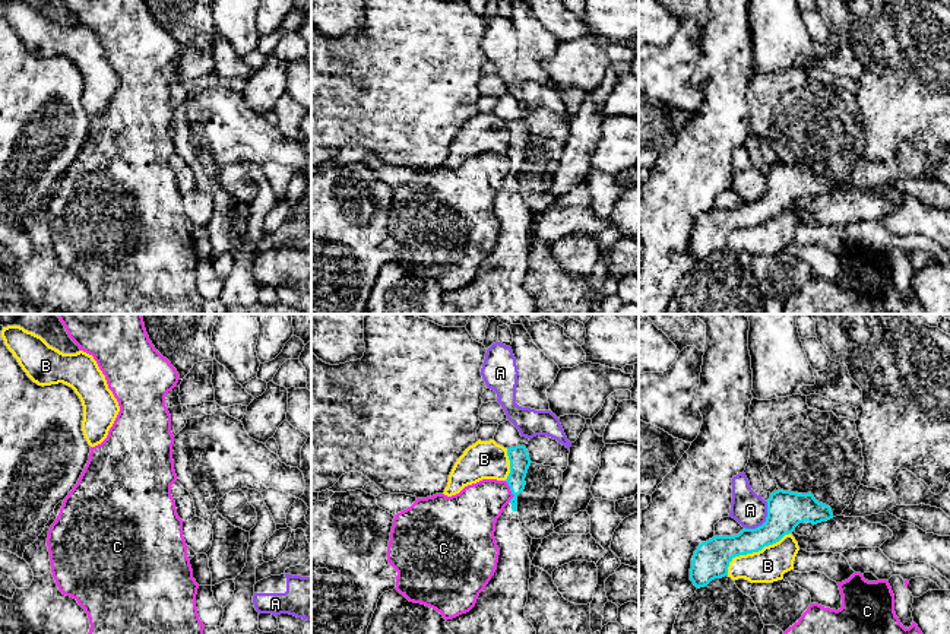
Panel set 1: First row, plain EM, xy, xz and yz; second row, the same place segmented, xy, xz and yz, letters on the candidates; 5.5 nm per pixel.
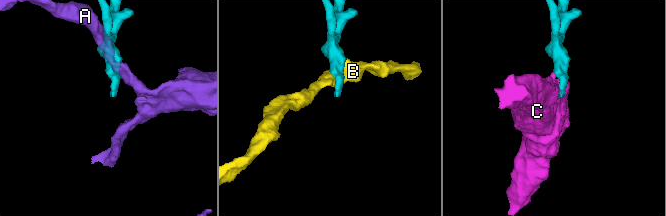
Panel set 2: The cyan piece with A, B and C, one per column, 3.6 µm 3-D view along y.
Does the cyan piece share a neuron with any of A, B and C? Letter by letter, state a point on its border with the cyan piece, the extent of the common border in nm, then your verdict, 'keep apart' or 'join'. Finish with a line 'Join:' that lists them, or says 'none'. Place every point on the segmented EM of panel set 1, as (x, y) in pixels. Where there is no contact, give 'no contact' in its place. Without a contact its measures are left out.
A: contact yz (766, 520); length 200 nm; keep apart
B: contact yz (753, 551); length 420 nm; keep apart
C: contact xz (510, 490); length 120 nm; keep apart
Join: none

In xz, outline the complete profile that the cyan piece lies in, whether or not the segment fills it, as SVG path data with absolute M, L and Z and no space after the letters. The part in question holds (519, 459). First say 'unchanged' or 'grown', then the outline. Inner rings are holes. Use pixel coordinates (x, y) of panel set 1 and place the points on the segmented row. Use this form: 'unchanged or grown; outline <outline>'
grown; outline M525 446L507 448L510 473L506 482L514 495L497 519L494 538L500 549L497 570L475 606L446 627L453 634L536 634L525 616L531 578L532 538L522 527L517 495L525 489L531 459Z

